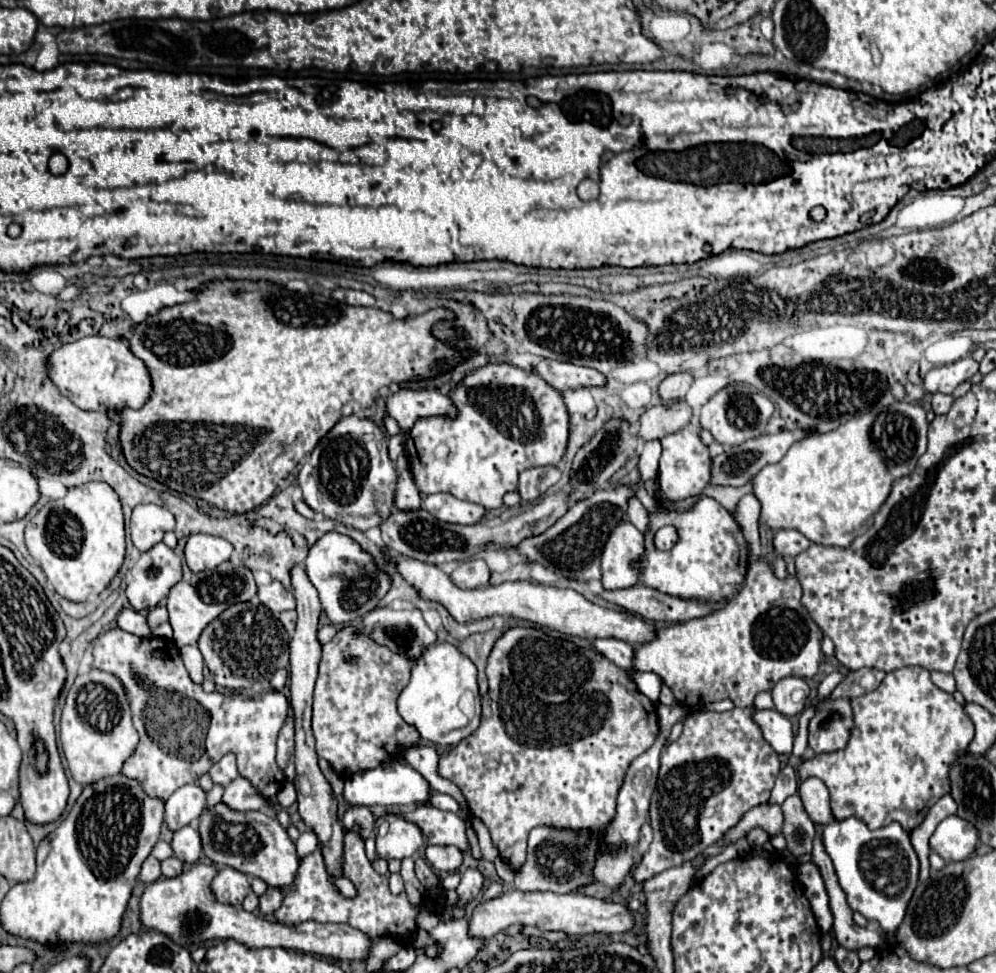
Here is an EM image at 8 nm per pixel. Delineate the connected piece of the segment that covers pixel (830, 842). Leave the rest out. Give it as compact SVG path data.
M849 817L845 821L825 825L823 847L833 861L849 907L859 911L865 919L877 921L885 933L885 939L895 943L895 933L903 923L907 905L919 883L919 859L909 841L909 833L903 831L899 823L871 831L861 819Z

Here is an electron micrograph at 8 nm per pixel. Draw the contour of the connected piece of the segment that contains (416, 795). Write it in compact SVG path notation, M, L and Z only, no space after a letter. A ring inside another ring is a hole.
M385 761L383 765L367 771L359 771L345 781L345 799L351 805L423 805L431 801L431 785L427 779L403 761Z

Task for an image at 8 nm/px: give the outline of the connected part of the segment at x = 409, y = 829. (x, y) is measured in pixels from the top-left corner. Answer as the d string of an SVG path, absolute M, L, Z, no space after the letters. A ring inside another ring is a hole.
M387 813L389 831L385 837L377 835L377 855L381 859L411 857L423 845L421 829L397 813Z

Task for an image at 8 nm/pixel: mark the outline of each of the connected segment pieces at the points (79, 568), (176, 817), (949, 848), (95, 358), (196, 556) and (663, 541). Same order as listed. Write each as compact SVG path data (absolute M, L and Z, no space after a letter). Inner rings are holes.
M85 483L67 491L63 499L49 501L27 525L25 545L31 557L45 571L53 589L75 603L87 601L91 595L103 593L111 579L119 573L125 559L125 529L123 529L123 511L117 493L107 483Z
M185 785L177 789L165 801L165 823L169 831L179 831L185 825L191 825L205 809L205 791L197 785Z
M951 815L949 819L943 819L933 833L931 849L945 861L965 861L975 855L979 843L977 827L957 815Z
M93 335L93 337L83 337L75 343L69 343L69 345L63 345L59 347L51 357L49 357L49 377L53 379L53 383L59 387L59 391L69 397L77 407L85 409L85 411L109 411L111 405L115 403L117 411L129 407L129 409L141 409L149 399L151 399L151 393L153 393L153 383L151 383L151 375L149 375L149 369L147 365L135 357L129 349L129 343L127 341L121 341L121 339L107 339L107 337L99 337L99 335Z
M203 533L189 535L185 545L185 561L193 573L215 569L217 565L229 561L231 553L233 553L233 545L229 541Z
M663 527L655 533L655 547L661 551L669 551L679 541L675 527Z

